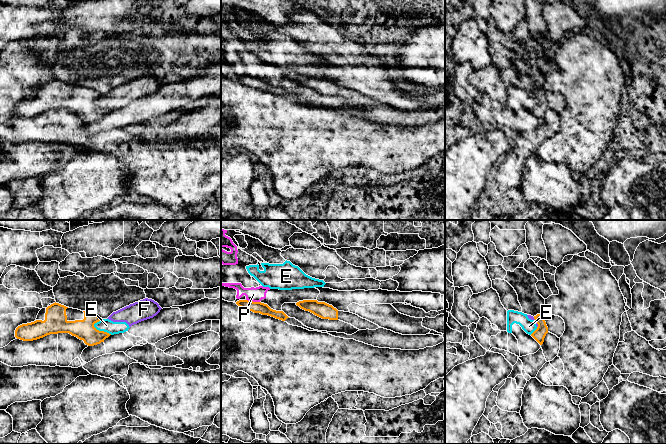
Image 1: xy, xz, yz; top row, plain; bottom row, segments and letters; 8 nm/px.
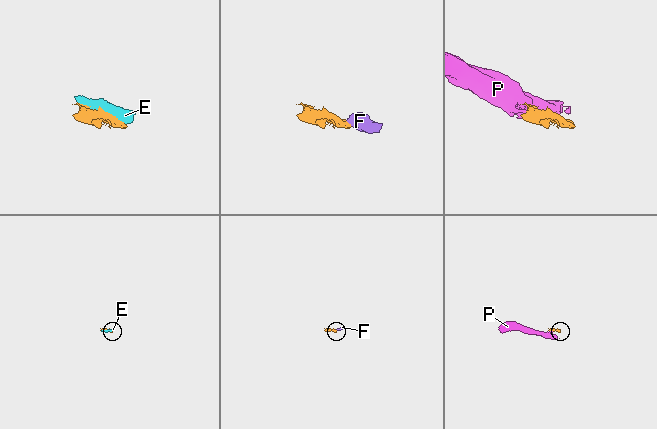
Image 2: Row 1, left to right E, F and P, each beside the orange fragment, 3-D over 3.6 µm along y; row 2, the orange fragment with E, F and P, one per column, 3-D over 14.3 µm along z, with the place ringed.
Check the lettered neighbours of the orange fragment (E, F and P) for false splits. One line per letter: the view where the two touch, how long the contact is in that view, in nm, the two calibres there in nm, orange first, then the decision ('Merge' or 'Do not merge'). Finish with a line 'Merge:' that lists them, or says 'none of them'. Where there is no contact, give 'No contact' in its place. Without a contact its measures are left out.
E: Touches orange in xy. Shared border 170 nm. Thickness 160 nm (orange) against 110 nm. Do not merge
F: Touches orange in yz. Shared border 90 nm. Thickness 100 nm (orange) against 30 nm. Do not merge
P: Touches orange in xz. Shared border 110 nm. Thickness 100 nm (orange) against 110 nm. Do not merge
Merge: none of them

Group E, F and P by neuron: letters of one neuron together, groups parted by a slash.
E F / P

